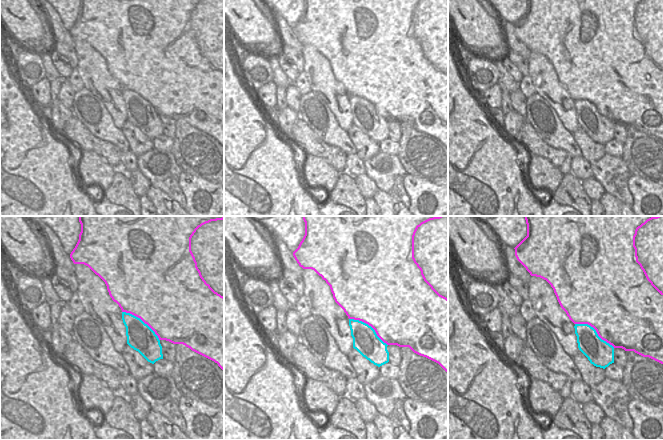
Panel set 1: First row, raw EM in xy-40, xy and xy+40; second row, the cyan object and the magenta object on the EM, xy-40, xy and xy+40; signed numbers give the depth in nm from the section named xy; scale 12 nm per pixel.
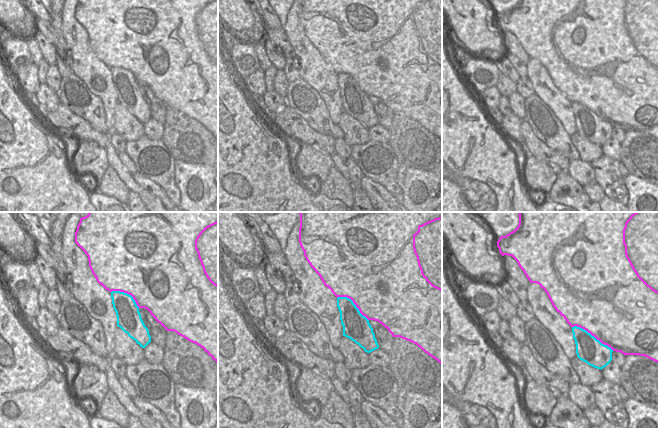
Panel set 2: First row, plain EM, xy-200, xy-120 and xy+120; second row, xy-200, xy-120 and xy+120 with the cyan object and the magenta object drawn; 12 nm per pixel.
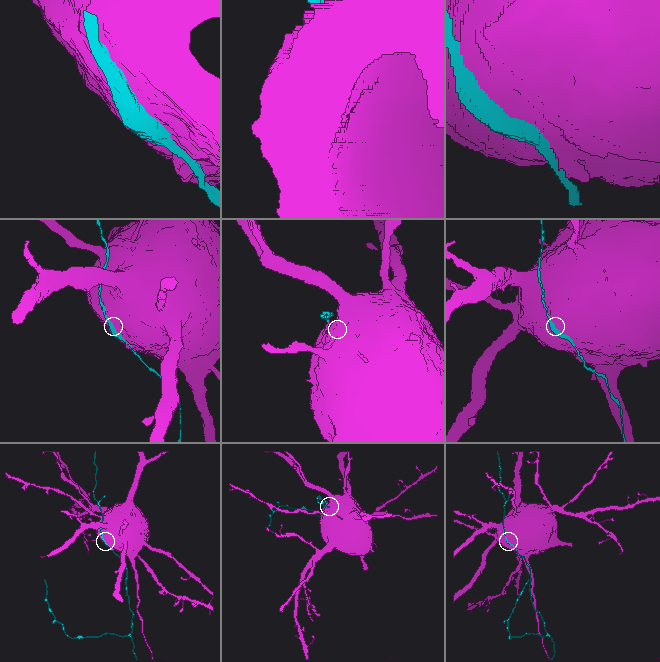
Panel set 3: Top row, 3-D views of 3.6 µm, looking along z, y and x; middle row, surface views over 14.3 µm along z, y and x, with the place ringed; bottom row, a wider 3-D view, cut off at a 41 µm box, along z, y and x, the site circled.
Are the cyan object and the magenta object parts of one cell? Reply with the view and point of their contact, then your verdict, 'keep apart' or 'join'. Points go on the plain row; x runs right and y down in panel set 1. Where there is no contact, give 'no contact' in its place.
xy+40 (595, 107) | join

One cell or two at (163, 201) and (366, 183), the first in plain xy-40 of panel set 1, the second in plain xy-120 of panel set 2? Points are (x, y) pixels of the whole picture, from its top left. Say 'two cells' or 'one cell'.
one cell

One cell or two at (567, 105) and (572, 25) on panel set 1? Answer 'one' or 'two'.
two

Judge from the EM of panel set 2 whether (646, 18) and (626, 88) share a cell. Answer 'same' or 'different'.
same

